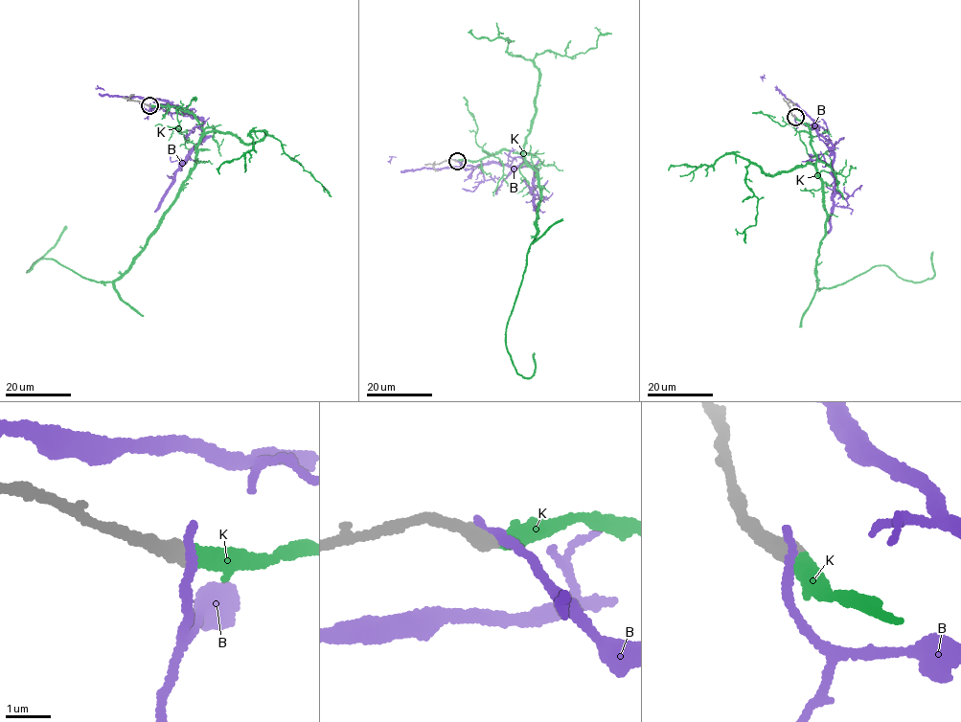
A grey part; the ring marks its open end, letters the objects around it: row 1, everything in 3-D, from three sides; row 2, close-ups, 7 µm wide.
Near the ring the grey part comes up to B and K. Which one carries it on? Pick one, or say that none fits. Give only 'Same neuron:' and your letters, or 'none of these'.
Same neuron: K

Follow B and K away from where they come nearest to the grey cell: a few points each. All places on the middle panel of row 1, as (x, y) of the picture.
B: (455, 161), (465, 169), (491, 163), (536, 169), (532, 191), (536, 196), (533, 210)
K: (456, 161), (502, 149), (520, 152), (537, 170), (537, 228), (505, 339), (526, 377), (533, 353)

